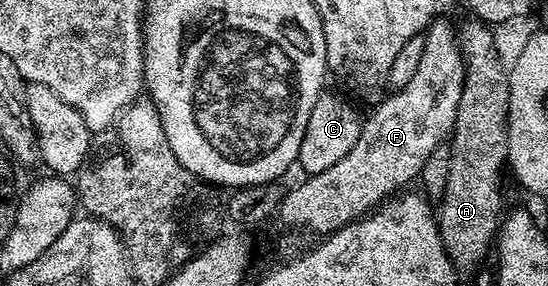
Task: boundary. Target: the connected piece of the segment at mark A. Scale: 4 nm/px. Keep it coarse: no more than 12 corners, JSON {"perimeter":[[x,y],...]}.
{"perimeter":[[457,26],[466,78],[437,210],[455,270],[500,228],[510,79],[495,30]]}

